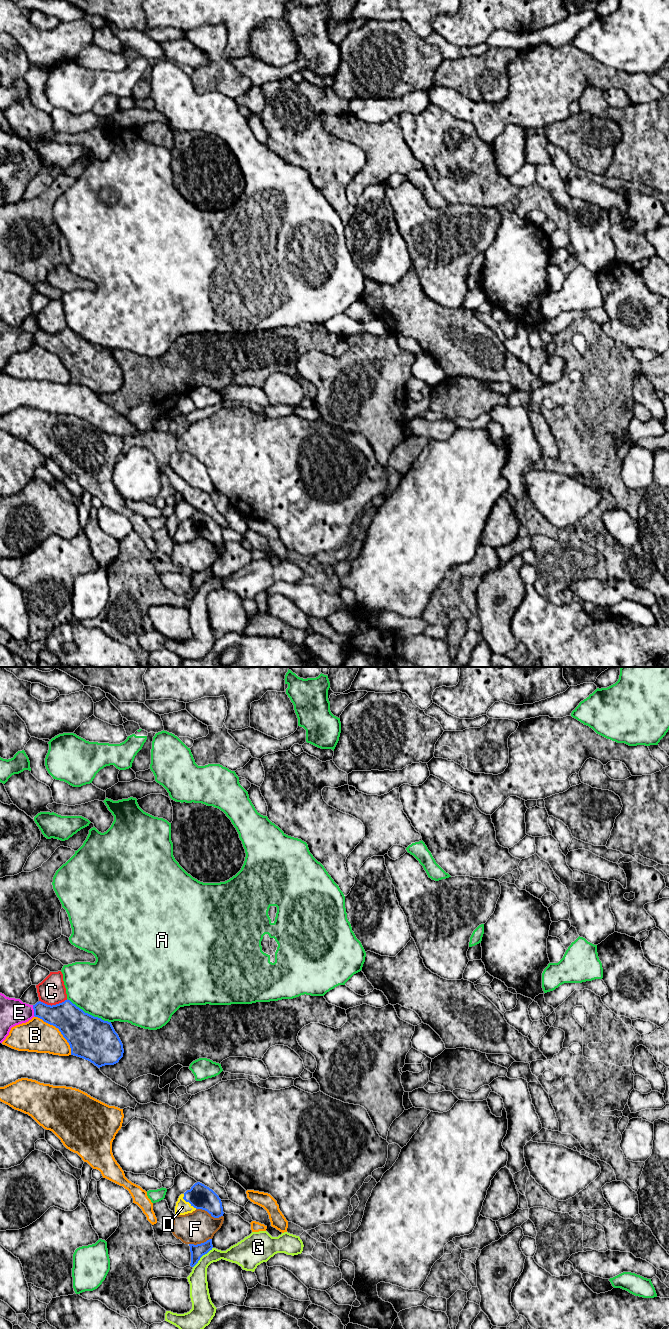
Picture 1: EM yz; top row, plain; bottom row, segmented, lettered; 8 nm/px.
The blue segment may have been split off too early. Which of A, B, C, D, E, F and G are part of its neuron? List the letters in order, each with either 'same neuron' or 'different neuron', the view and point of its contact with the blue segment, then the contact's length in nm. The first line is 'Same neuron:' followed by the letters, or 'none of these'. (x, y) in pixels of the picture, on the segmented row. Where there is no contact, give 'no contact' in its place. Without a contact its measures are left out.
Same neuron: D
A: different neuron | yz (89, 1014) | 400 nm
B: different neuron | yz (59, 1030) | 420 nm
C: different neuron | yz (53, 1005) | 240 nm
D: same neuron | yz (188, 1201) | 160 nm
E: different neuron | yz (34, 1011) | 100 nm
F: different neuron | yz (209, 1213) | 220 nm
G: different neuron | yz (201, 1256) | 220 nm

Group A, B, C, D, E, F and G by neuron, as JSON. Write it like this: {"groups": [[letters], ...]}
{"groups": [["A", "E"], ["B"], ["C"], ["D"], ["F"], ["G"]]}

